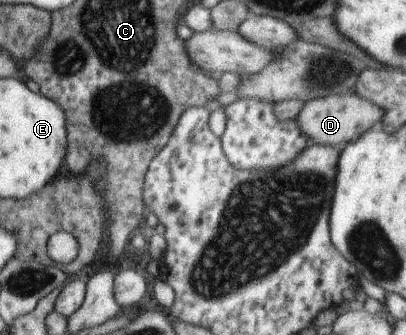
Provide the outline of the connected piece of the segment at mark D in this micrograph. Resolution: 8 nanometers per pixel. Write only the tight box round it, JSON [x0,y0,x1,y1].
[296,88,384,149]

